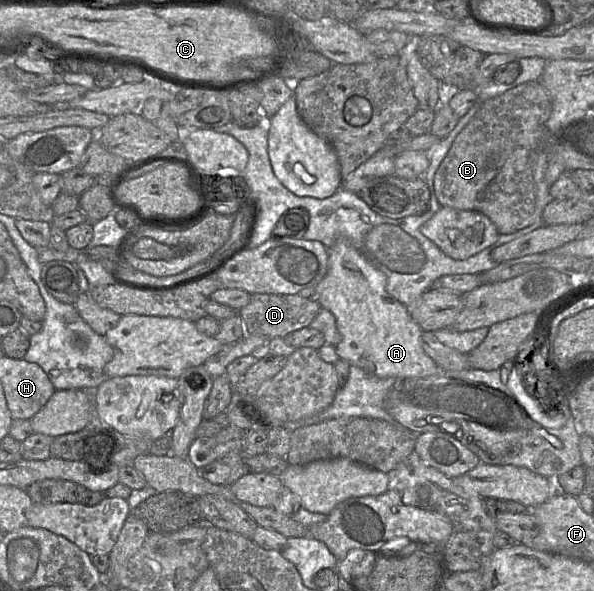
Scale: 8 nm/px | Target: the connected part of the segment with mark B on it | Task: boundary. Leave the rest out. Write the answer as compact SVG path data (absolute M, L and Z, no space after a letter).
M539 80L520 84L484 101L478 99L478 111L456 136L435 172L433 186L440 205L480 212L494 223L499 234L529 226L535 210L533 164L539 150L545 147L545 123L551 111L549 94Z

